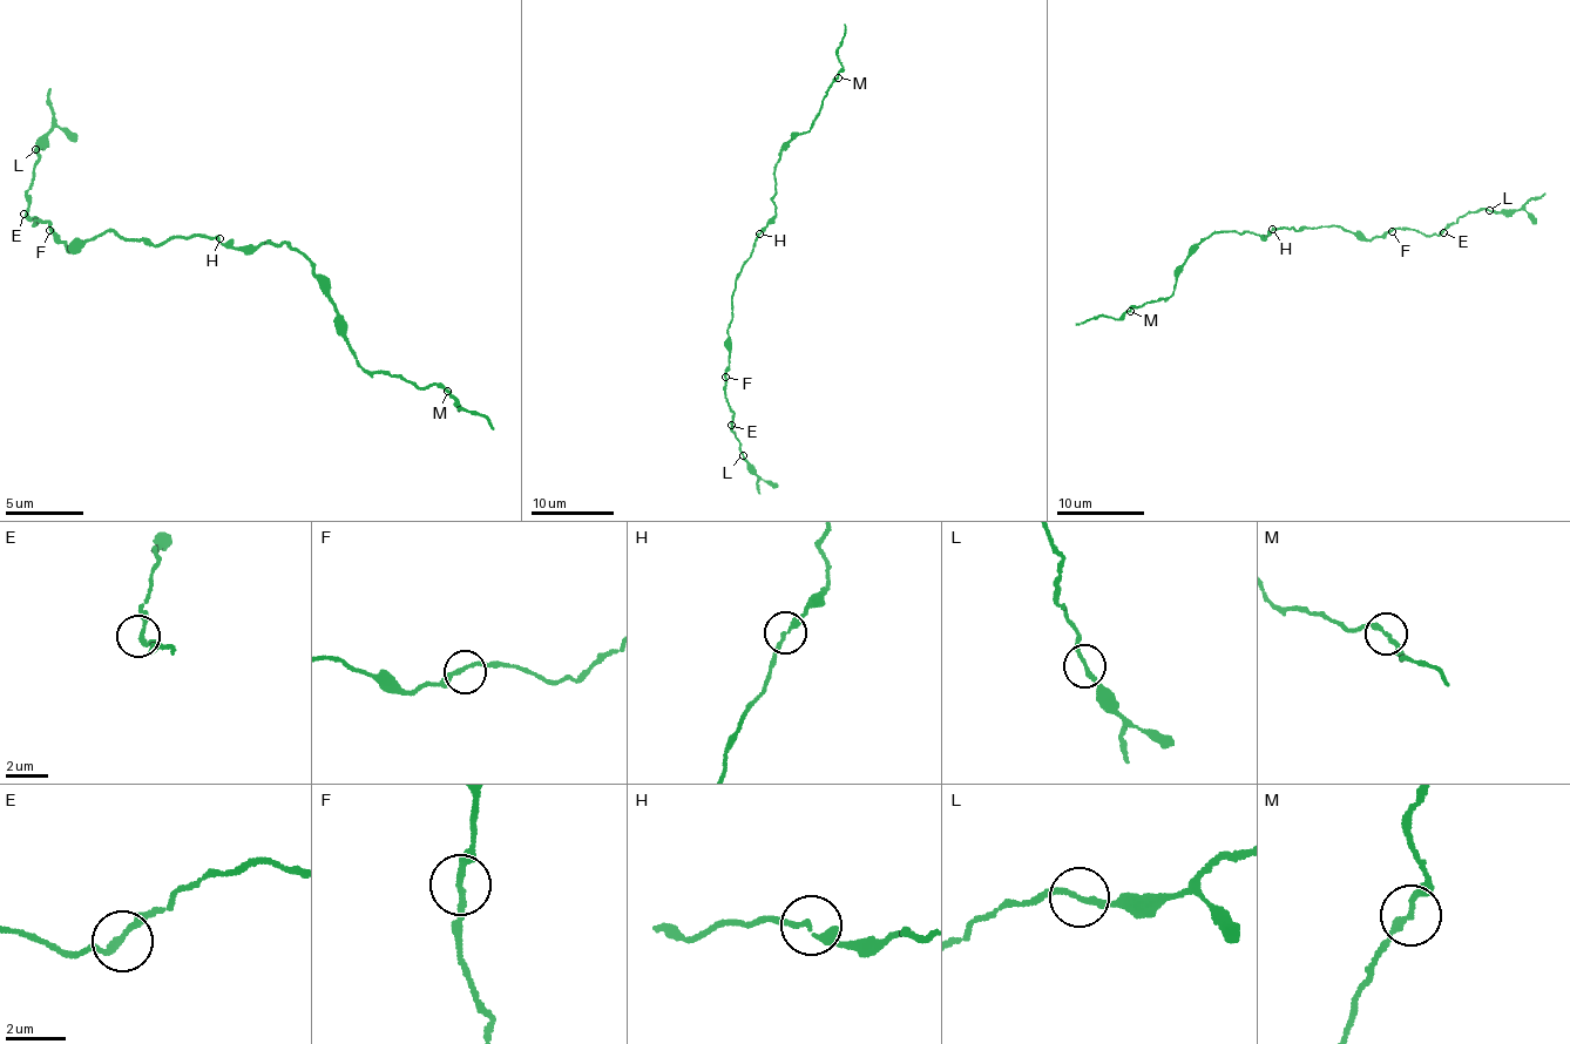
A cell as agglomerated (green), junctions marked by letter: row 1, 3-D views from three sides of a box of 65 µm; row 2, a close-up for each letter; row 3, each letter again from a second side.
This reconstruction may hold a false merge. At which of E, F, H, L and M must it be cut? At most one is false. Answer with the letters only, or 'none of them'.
none of them

